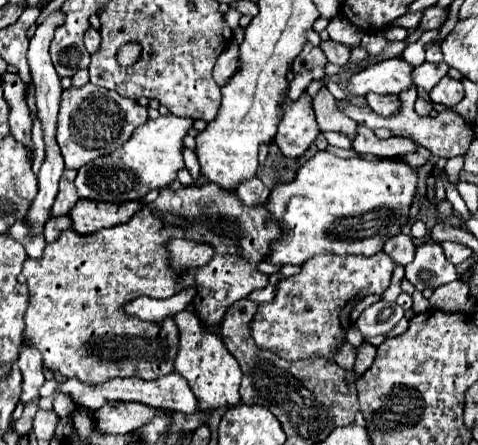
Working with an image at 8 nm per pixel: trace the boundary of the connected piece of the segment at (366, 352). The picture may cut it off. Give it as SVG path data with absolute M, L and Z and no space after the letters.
M363 342L358 348L353 370L356 378L370 368L376 356L376 349L375 346L367 342Z

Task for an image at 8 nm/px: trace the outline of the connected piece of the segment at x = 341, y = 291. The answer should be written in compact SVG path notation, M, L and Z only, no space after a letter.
M376 252L368 258L362 254L326 254L310 258L300 266L302 270L298 274L282 278L276 284L276 298L272 302L258 304L250 322L250 334L256 346L288 362L308 358L334 360L346 340L352 306L370 294L384 294L390 286L394 266L392 258L384 252Z

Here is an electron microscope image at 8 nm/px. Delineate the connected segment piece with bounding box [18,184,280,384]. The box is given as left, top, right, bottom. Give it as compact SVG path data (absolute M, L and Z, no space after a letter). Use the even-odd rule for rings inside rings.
M216 184L188 186L188 188L182 188L182 186L178 186L178 188L166 188L166 190L162 190L160 196L154 200L154 206L152 206L152 204L146 204L132 220L128 220L128 222L124 222L124 224L118 224L118 226L112 226L112 228L98 230L96 234L86 234L86 236L82 236L82 234L76 234L76 230L62 230L60 236L58 236L58 240L46 244L44 254L42 254L40 260L36 260L36 258L26 258L24 268L22 268L20 276L18 276L18 280L20 280L22 284L30 286L30 294L32 294L32 300L30 300L30 314L24 316L26 328L24 328L24 338L22 338L22 340L24 340L26 346L36 346L36 348L40 350L44 368L48 368L48 370L52 370L52 372L60 372L64 378L76 378L76 380L80 380L80 382L92 382L92 384L108 382L110 378L116 378L116 376L136 376L136 378L142 378L142 380L156 380L156 378L160 378L160 376L164 376L164 374L170 374L170 372L174 370L174 358L176 358L176 352L178 352L178 328L176 328L176 324L174 324L172 318L166 318L166 322L162 322L160 326L156 326L156 324L152 324L152 322L142 322L142 320L138 320L138 318L132 318L132 316L128 316L128 314L122 312L122 304L128 302L128 300L132 300L132 298L136 298L136 296L168 298L168 296L176 294L178 290L182 290L184 286L186 286L186 288L188 288L188 286L194 286L194 288L198 290L198 294L196 294L196 298L194 298L194 302L192 302L194 308L196 308L196 314L206 322L208 330L214 330L214 328L220 324L220 320L222 320L222 316L224 316L224 312L226 312L226 308L228 308L230 304L234 304L236 300L246 298L252 290L258 290L258 288L264 288L264 286L266 286L268 276L266 276L266 274L260 274L260 272L256 270L256 264L266 258L266 254L268 254L268 244L270 244L272 240L276 240L278 236L280 236L280 226L274 222L274 218L268 218L268 212L266 212L264 206L248 208L248 206L244 206L244 204L236 198L234 192L226 192L226 190L218 188ZM182 236L194 238L194 240L198 240L198 242L208 242L208 244L212 244L214 250L216 250L216 252L214 252L214 258L210 260L208 266L204 266L204 268L194 268L194 270L186 272L186 276L178 276L178 274L174 274L172 270L168 270L168 252L166 252L166 242L168 242L170 238L182 238Z

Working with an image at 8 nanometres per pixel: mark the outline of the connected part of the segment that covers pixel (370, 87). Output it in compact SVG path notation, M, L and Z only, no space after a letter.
M390 58L356 72L348 80L346 90L348 94L362 96L362 98L370 92L400 94L402 90L412 86L410 72L412 72L412 66L408 62L404 62L402 58Z

